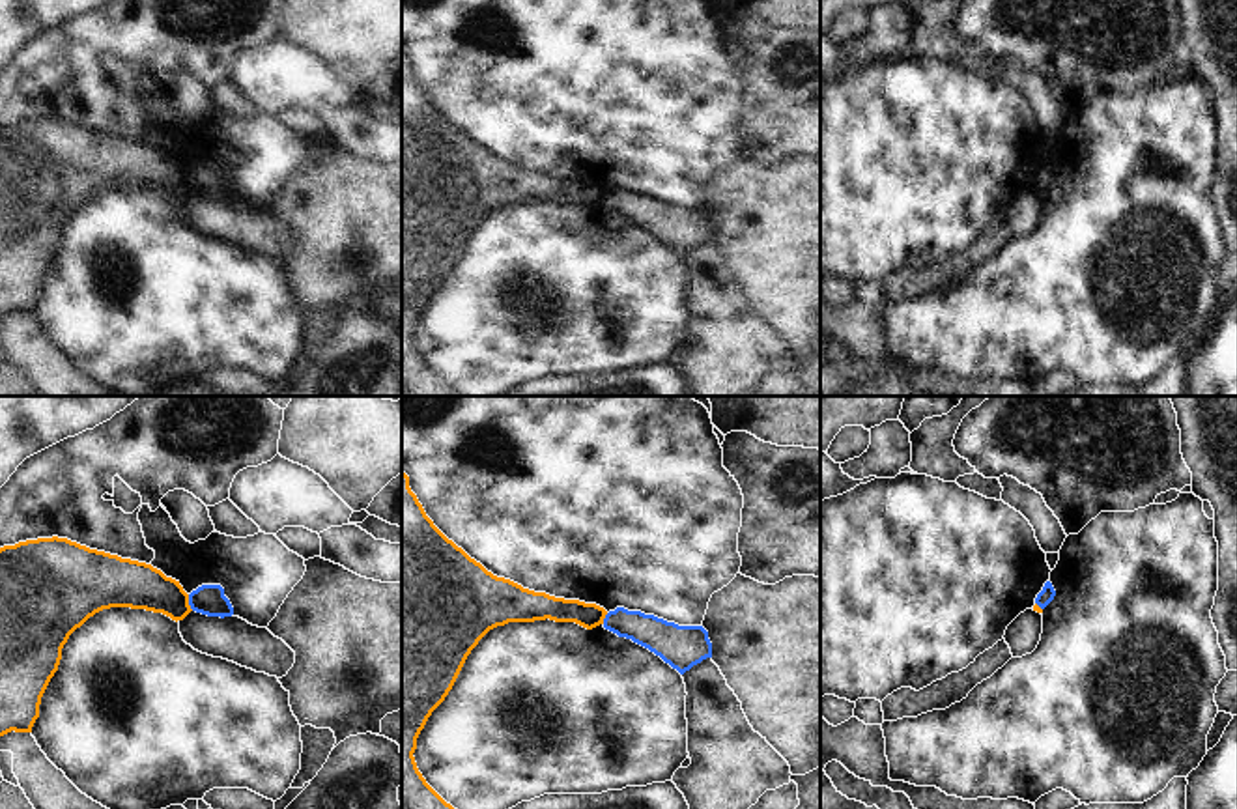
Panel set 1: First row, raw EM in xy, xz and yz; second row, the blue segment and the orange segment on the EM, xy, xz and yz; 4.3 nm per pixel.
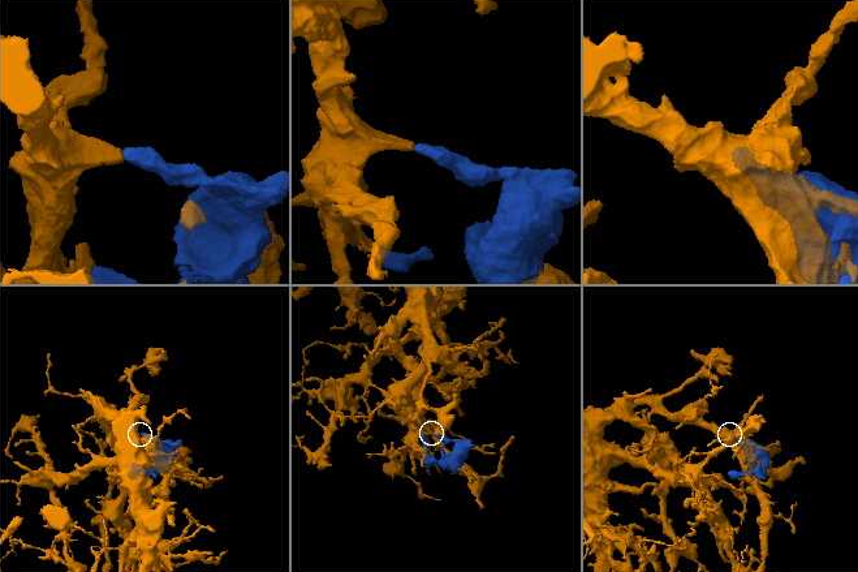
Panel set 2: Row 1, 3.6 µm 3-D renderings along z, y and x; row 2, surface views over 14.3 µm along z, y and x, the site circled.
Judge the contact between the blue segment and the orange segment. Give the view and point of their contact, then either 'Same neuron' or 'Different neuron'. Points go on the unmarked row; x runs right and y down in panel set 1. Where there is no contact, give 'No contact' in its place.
Touches blue at xy (189, 184). Different neuron.

